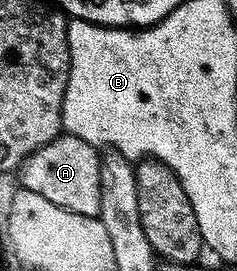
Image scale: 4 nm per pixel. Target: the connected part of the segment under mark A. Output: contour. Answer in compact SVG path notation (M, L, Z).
M62 134L47 142L39 150L35 150L20 166L21 188L31 190L47 202L55 202L55 206L63 206L63 210L71 210L71 214L100 217L99 170L102 153L94 145L83 142L83 138Z

